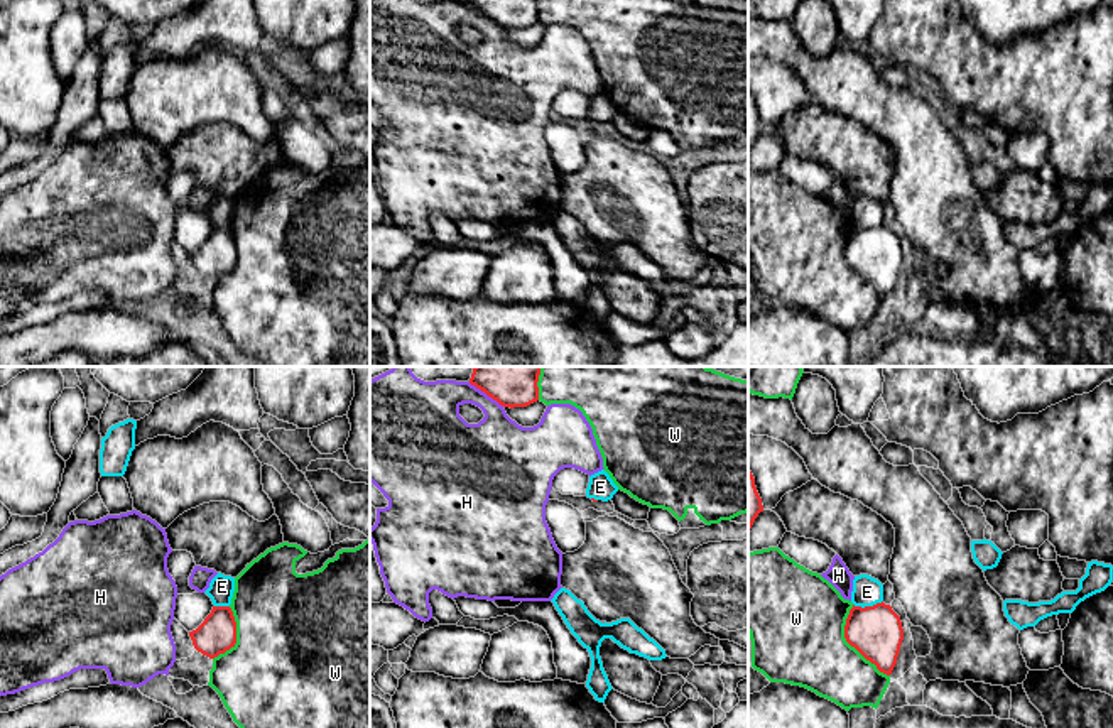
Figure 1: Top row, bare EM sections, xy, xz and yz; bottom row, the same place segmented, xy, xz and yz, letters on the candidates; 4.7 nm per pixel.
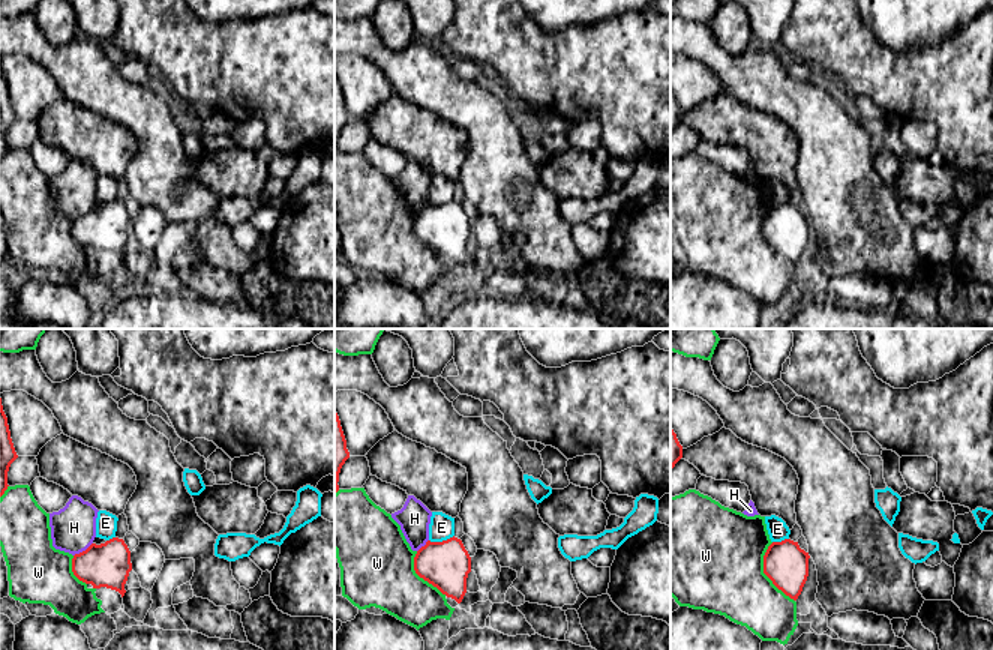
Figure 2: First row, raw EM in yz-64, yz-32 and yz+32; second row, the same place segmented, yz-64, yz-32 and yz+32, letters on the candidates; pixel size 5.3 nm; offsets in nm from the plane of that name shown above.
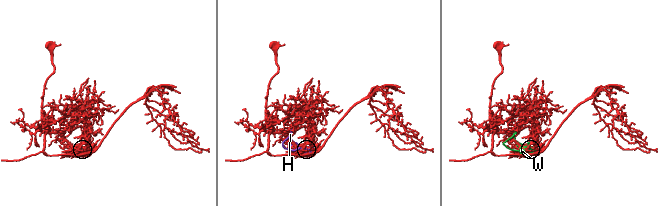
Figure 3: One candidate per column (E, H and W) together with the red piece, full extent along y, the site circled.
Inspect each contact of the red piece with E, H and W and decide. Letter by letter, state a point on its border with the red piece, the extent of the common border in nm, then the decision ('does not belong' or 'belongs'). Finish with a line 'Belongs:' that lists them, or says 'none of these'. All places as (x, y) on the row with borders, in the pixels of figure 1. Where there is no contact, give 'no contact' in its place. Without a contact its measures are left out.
E: meets red in yz at (867, 607); contact 150 nm long; does not belong
H: meets red in xz at (487, 394); contact 200 nm long; does not belong
W: meets red in yz at (850, 644); contact 380 nm long; does not belong
Belongs: none of these

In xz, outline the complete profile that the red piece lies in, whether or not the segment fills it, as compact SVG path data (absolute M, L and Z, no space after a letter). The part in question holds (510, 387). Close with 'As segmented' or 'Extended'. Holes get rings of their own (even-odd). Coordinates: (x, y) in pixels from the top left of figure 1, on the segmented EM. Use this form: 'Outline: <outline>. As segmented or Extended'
Outline: M475 367L470 383L503 407L527 407L539 400L540 367Z. As segmented

